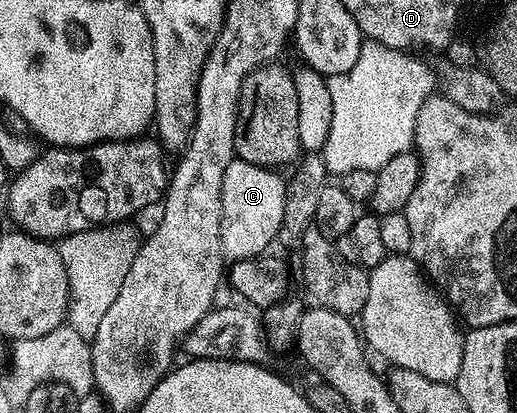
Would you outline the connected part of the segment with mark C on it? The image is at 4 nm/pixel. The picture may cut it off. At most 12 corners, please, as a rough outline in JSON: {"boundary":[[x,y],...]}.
{"boundary":[[233,160],[220,187],[223,254],[263,254],[281,232],[287,182]]}

